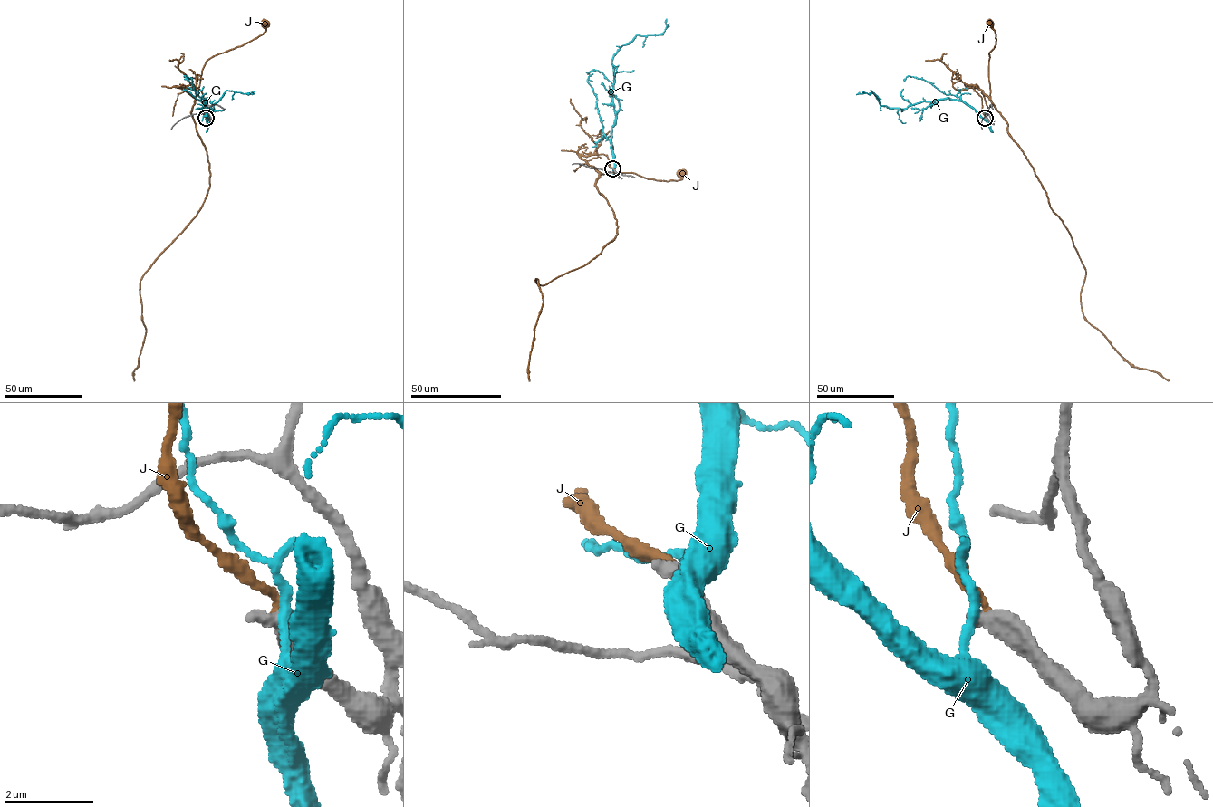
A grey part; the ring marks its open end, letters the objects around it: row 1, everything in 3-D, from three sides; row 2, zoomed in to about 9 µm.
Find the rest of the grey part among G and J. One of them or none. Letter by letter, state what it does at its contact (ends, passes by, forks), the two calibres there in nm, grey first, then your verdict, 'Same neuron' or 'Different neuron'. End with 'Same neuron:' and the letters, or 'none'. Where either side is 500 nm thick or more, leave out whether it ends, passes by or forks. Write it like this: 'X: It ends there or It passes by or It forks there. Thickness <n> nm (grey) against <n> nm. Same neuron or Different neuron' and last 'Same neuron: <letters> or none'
G: It passes by. Thickness 480 nm (grey) against 200 nm. Different neuron
J: Thickness 550 nm (grey) against 160 nm. Different neuron
Same neuron: none

